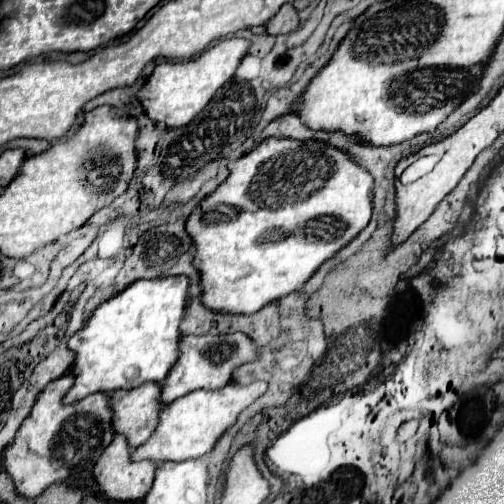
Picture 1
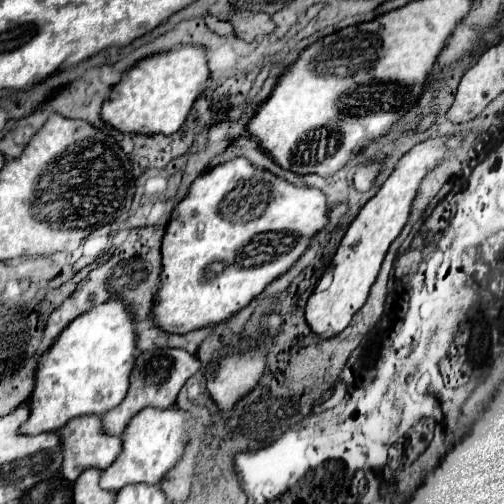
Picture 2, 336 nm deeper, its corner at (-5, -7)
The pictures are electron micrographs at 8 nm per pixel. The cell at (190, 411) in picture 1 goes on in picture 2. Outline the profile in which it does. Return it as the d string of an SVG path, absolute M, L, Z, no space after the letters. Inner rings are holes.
M145 408L139 414L135 414L127 428L121 434L123 440L123 450L117 456L117 460L103 470L101 474L101 488L109 492L117 492L119 488L127 484L159 484L161 478L177 464L177 460L183 454L185 438L187 432L193 428L193 420L189 418L187 412L179 408L167 408L167 410L157 410L157 408Z

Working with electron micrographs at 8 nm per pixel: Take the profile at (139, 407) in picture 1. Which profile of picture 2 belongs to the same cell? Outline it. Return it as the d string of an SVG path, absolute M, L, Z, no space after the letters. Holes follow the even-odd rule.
M79 416L69 420L63 428L57 430L59 442L63 444L63 464L61 464L61 474L69 480L75 482L77 476L87 470L87 468L99 468L105 470L113 464L113 460L121 452L121 438L109 436L101 430L101 418L99 416Z

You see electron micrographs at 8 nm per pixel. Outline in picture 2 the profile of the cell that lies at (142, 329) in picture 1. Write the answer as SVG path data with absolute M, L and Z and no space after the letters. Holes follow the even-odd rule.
M105 302L75 318L37 362L35 388L29 398L31 414L19 428L21 434L55 432L71 418L83 414L103 416L127 394L129 374L135 364L133 312L125 302Z

